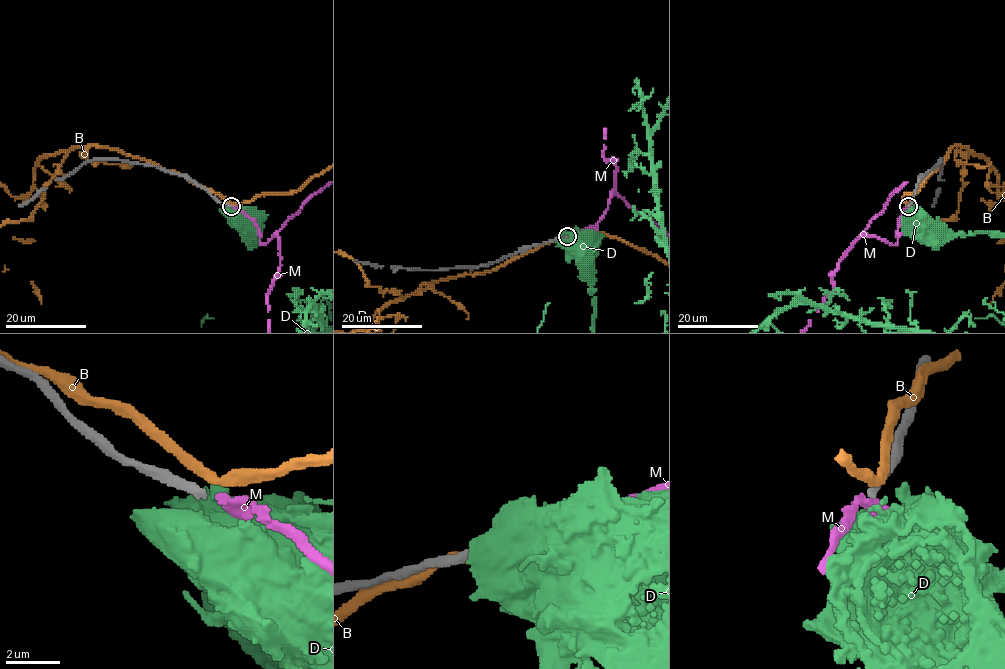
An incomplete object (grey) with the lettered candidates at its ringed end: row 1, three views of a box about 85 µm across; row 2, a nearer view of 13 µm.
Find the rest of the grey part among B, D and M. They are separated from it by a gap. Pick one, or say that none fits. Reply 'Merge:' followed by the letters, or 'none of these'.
Merge: M

